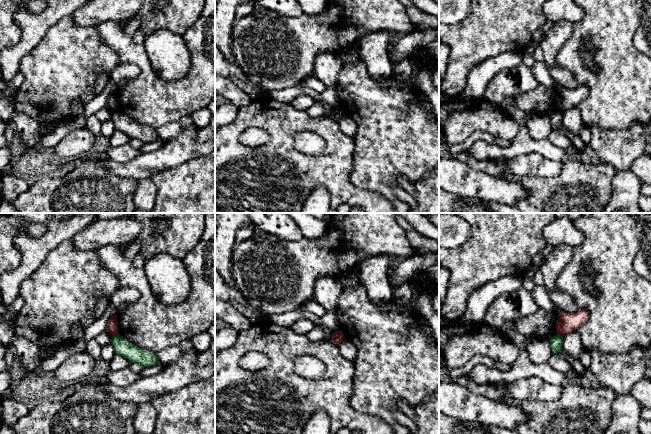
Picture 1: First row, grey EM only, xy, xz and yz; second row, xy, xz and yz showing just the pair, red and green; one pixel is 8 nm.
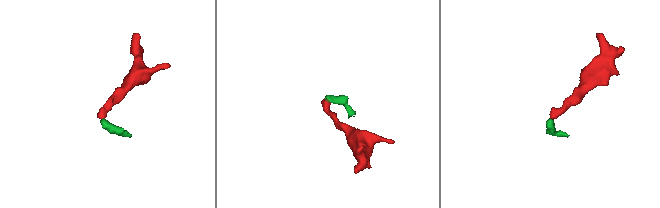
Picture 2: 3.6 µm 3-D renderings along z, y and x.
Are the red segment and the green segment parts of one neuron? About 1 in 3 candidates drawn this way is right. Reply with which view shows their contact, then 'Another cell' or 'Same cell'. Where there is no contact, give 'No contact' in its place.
Touches red in xy. Another cell

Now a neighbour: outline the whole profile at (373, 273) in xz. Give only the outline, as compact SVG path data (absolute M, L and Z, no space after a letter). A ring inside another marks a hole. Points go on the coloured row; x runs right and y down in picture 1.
M387 255L371 257L362 262L356 270L370 300L376 304L382 304L391 299L392 288L388 275L391 260Z

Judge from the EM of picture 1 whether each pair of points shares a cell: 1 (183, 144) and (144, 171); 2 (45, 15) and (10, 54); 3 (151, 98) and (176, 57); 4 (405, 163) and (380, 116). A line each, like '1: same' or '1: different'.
1: same
2: same
3: different
4: same

